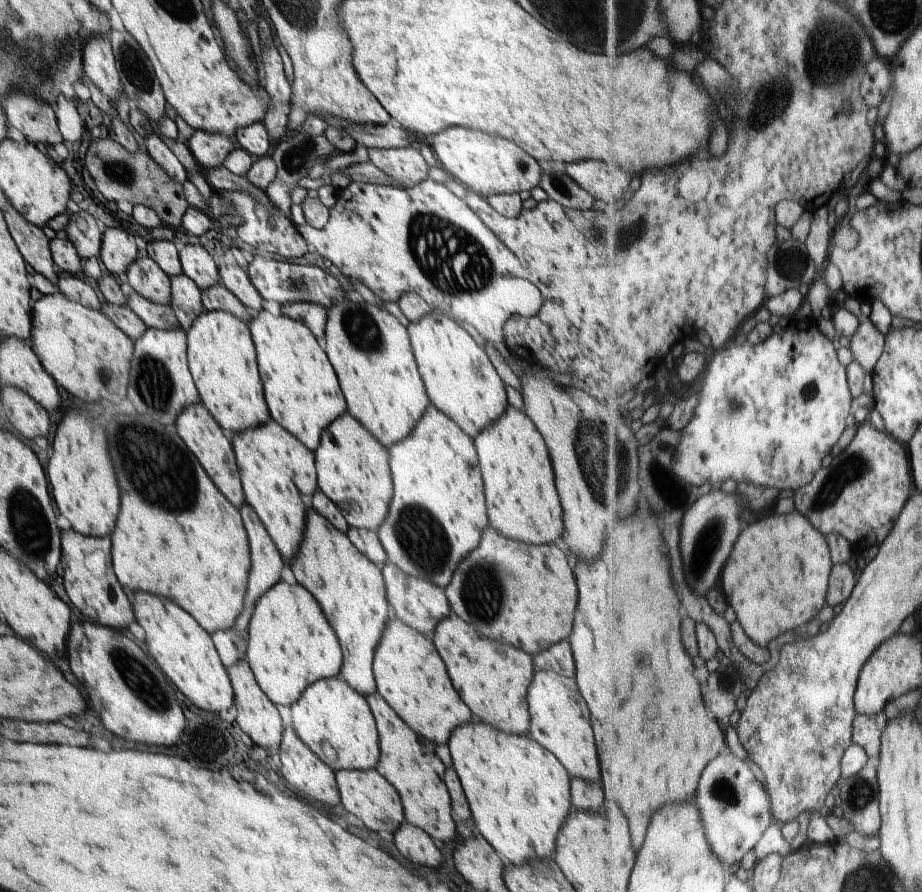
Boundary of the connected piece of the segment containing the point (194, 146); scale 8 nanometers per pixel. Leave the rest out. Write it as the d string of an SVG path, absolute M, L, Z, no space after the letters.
M195 131L186 142L195 161L204 168L216 169L223 166L224 160L235 150L236 142L220 134Z

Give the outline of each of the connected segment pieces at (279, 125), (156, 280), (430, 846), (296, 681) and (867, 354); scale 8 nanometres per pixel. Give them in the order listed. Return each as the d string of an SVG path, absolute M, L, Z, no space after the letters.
M260 44L260 60L264 66L265 92L269 106L262 123L270 139L280 140L288 129L292 103L292 87L288 83L280 54L273 44Z
M138 258L122 279L129 288L143 298L160 305L171 302L171 278L152 258Z
M405 821L393 835L396 848L406 860L420 864L420 866L428 866L428 868L440 866L442 853L434 845L432 837L424 830Z
M283 580L256 601L243 656L254 674L258 687L266 697L274 705L285 707L295 704L304 690L314 682L336 677L340 673L343 662L338 638L326 622L320 606L316 606L316 600L300 584L290 586Z
M871 318L864 319L860 332L852 337L850 348L855 359L874 374L887 349L887 334Z

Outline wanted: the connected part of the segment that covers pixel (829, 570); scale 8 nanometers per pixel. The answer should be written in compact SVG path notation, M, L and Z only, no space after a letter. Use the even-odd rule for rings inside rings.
M802 512L774 514L768 520L760 520L760 524L752 524L740 536L740 542L725 568L722 581L732 606L740 614L739 621L746 626L748 634L758 644L767 647L772 640L812 622L829 605L830 580L836 565L826 534L818 530L808 516L804 516Z

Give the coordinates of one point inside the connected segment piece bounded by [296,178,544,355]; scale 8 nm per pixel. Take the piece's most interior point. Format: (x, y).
(424, 239)

